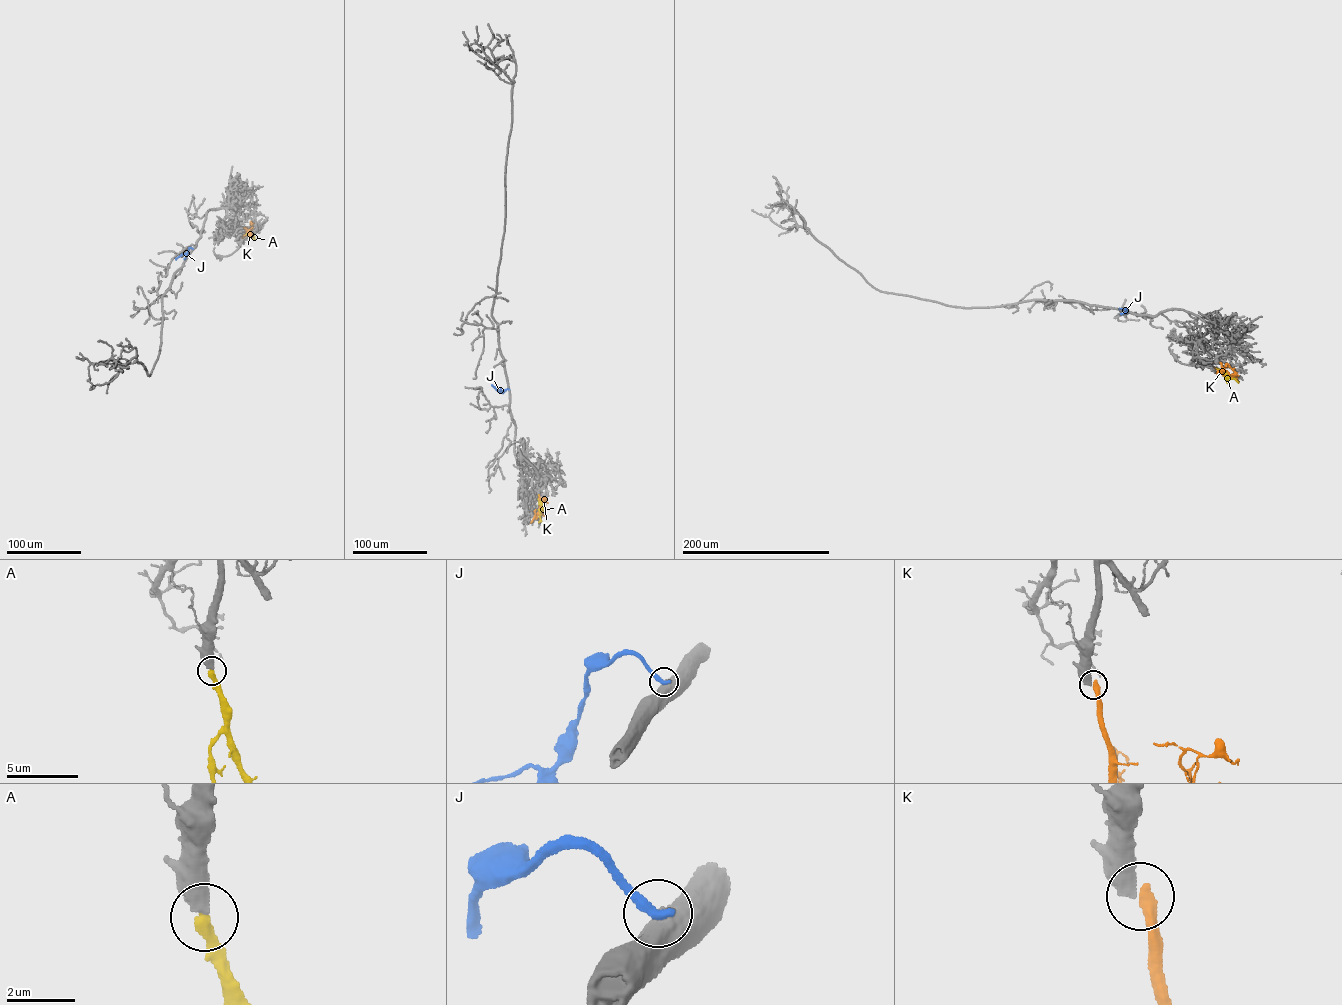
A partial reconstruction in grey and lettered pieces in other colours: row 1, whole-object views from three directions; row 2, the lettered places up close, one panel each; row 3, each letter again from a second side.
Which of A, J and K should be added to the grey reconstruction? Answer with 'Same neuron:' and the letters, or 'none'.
Same neuron: A

